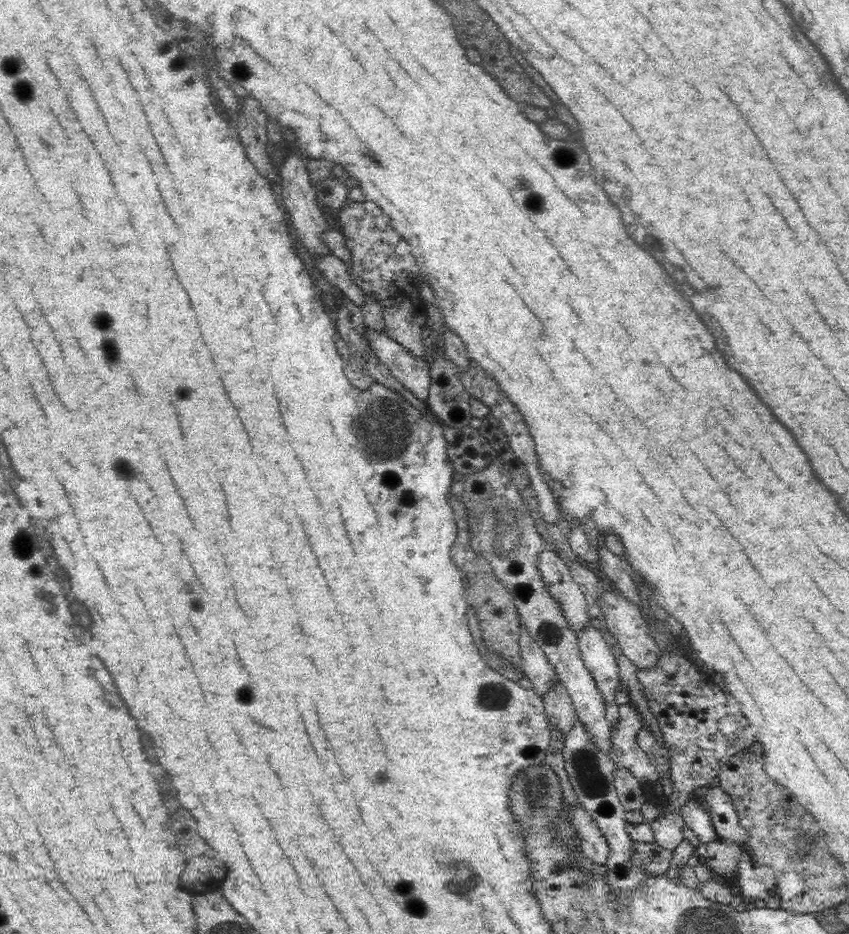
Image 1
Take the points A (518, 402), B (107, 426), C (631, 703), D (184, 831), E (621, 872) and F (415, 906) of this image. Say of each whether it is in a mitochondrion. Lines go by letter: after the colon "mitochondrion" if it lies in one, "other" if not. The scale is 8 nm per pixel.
A: other
B: other
C: other
D: other
E: mitochondrion
F: mitochondrion

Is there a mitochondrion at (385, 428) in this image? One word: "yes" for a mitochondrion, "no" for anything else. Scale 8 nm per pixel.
yes

